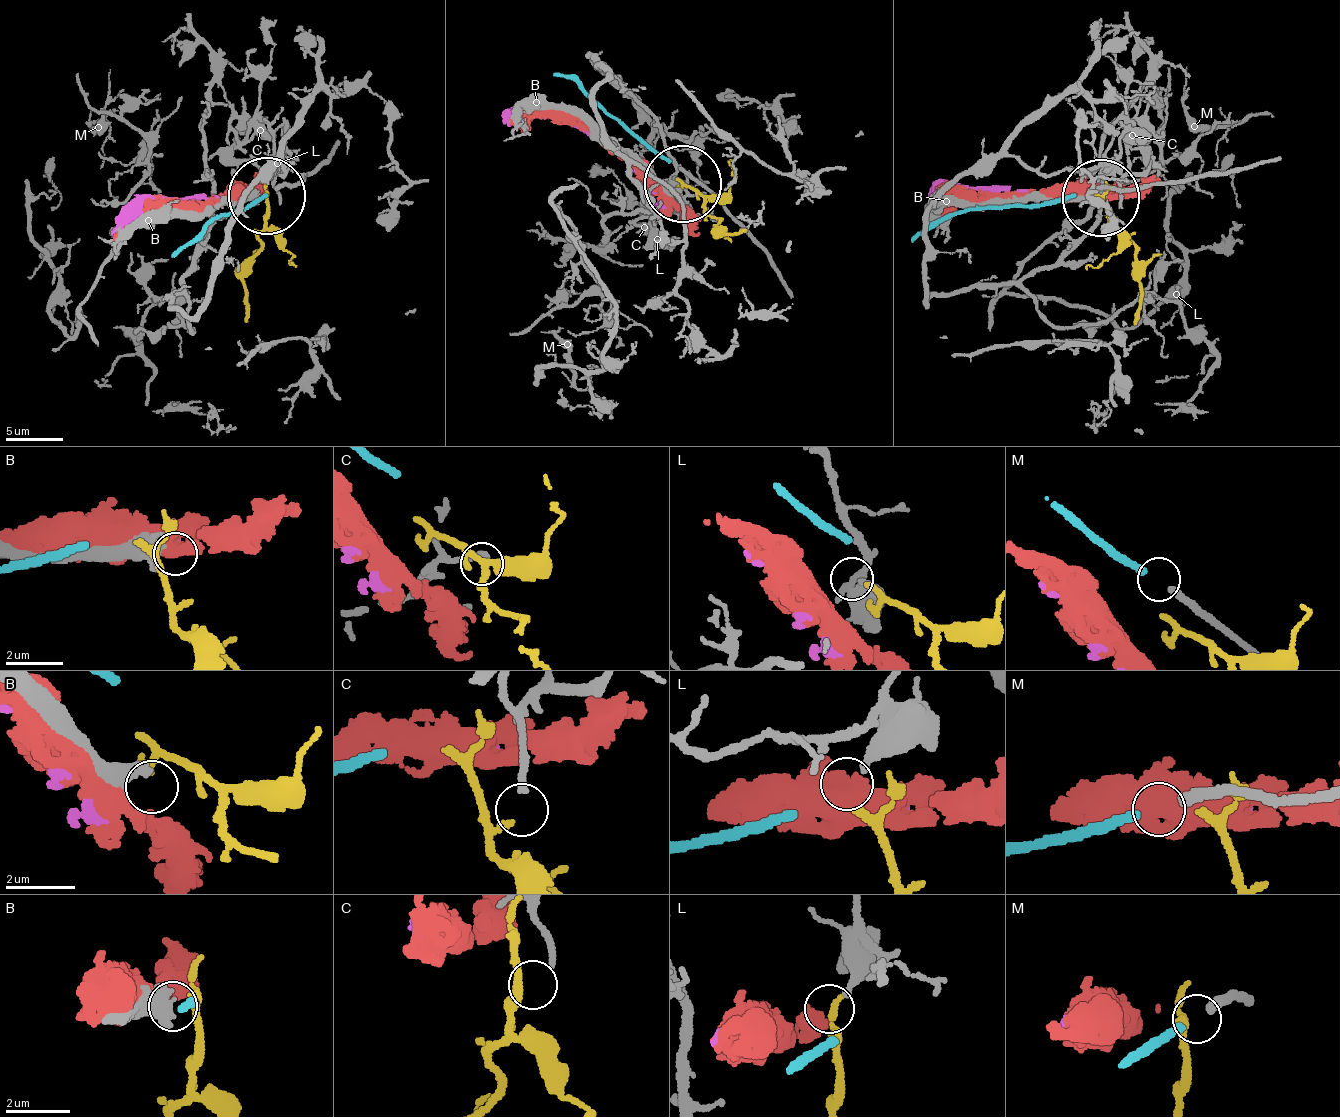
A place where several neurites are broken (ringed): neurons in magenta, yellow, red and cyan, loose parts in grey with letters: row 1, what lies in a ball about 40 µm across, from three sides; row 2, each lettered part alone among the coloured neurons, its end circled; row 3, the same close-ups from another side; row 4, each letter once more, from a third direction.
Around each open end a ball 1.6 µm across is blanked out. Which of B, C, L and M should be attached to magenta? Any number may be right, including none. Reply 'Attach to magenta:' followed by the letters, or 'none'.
Attach to magenta: none

